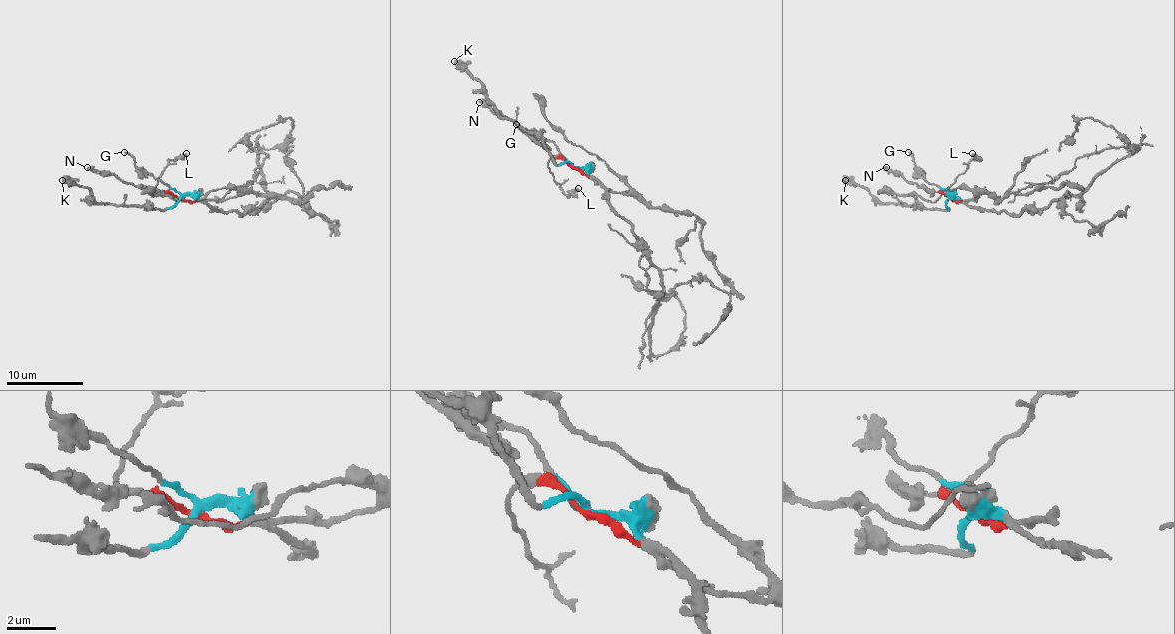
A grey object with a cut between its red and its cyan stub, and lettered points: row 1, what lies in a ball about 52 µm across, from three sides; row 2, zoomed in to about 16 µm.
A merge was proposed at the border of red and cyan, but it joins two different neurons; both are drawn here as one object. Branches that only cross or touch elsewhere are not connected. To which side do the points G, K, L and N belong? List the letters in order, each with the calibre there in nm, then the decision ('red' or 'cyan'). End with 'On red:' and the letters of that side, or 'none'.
G: 190 nm thick; cyan
K: 600 nm thick; cyan
L: 360 nm thick; red
N: 440 nm thick; red
On red: L, N

